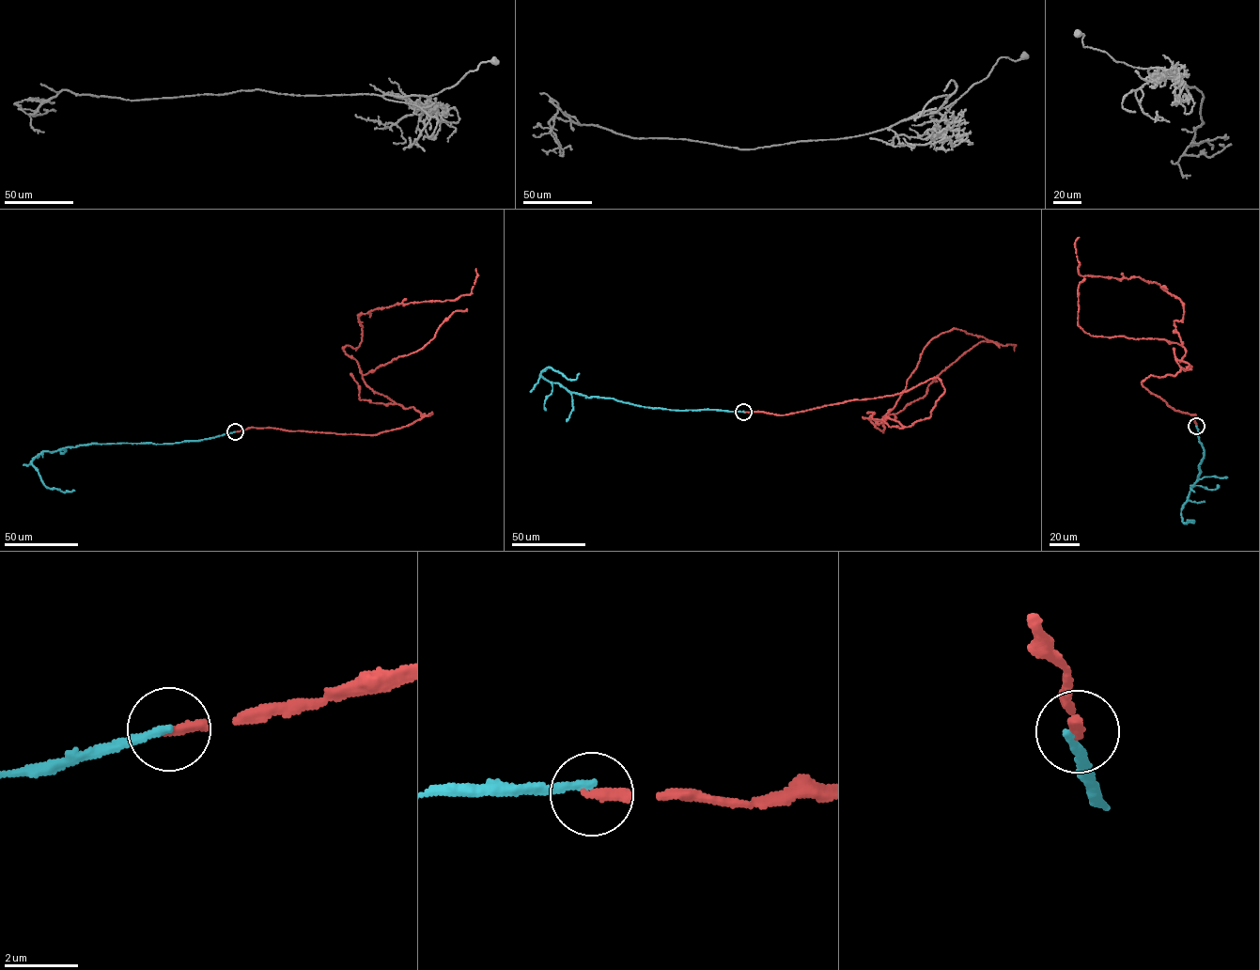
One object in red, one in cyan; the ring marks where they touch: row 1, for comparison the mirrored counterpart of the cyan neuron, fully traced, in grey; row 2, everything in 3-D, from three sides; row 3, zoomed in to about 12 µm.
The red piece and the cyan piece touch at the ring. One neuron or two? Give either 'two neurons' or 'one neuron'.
two neurons

